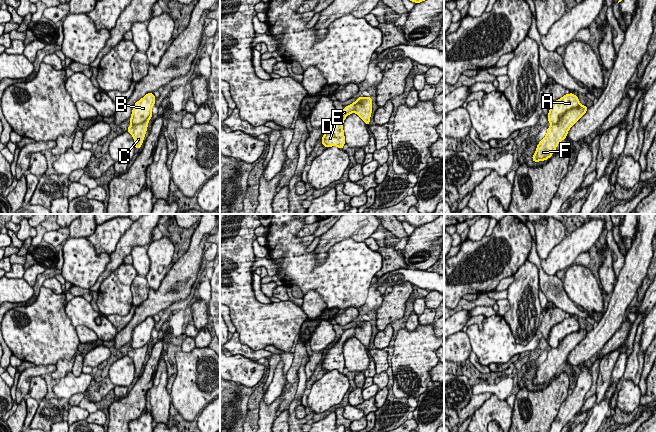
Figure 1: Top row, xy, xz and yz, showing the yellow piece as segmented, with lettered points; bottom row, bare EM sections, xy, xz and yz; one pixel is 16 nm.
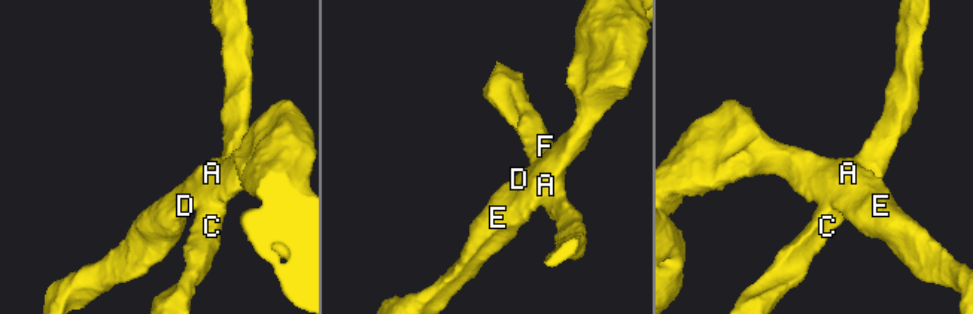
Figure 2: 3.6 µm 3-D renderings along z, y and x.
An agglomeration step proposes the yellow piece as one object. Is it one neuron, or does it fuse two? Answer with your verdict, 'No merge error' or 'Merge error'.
Merge error

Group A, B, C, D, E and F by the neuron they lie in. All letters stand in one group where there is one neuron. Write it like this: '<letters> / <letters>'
A B D E / C F

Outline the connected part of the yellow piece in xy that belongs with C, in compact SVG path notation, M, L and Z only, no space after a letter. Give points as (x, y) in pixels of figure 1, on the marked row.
M146 120L140 124L131 124L128 127L128 132L133 136L134 142L135 142L135 148L140 149L145 133L147 131L147 126L148 126L149 120Z

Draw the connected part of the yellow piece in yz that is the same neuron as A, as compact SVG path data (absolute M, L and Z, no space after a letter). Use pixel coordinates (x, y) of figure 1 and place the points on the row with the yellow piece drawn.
M573 93L565 94L562 98L554 101L547 116L551 124L557 124L560 118L569 110L579 107L580 101Z

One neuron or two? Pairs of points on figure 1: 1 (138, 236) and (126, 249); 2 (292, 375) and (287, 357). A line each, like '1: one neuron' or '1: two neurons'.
1: one neuron
2: two neurons

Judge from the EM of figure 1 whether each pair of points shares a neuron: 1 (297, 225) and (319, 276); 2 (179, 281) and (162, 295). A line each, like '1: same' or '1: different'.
1: same
2: same

